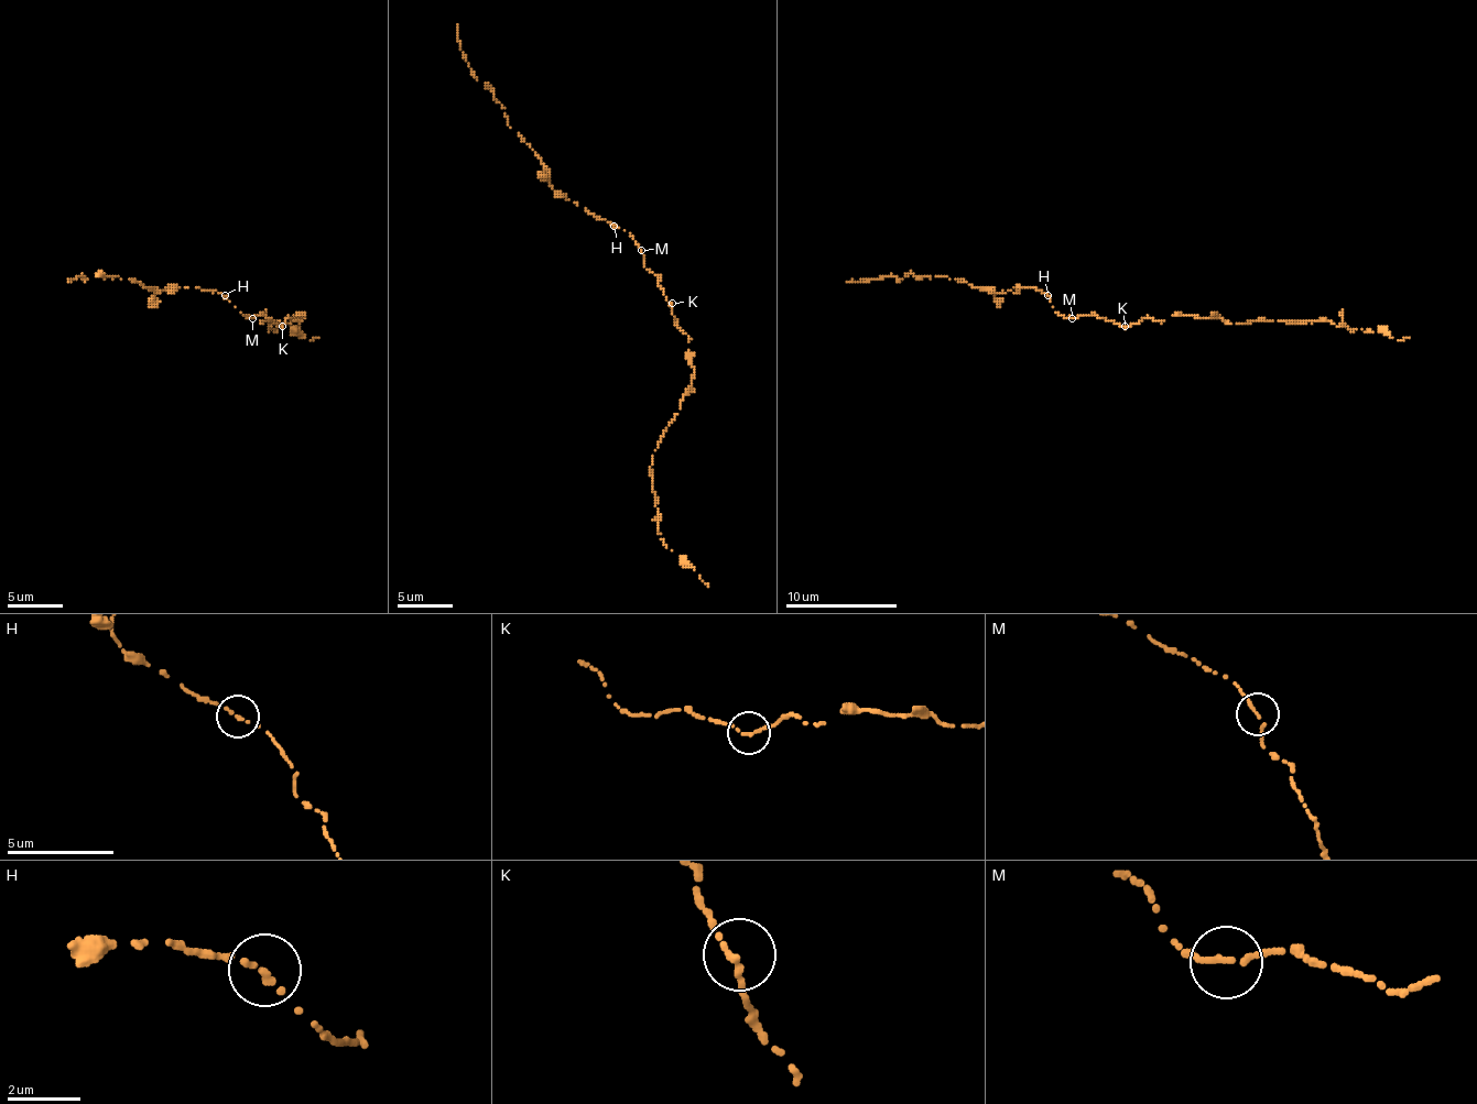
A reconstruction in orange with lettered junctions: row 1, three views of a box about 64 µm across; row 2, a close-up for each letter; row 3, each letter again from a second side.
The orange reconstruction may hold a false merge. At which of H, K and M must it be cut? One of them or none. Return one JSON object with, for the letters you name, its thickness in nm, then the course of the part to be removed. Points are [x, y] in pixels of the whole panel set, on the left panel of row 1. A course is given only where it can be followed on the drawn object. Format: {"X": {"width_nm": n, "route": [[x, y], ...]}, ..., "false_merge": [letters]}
{"false_merge": []}

